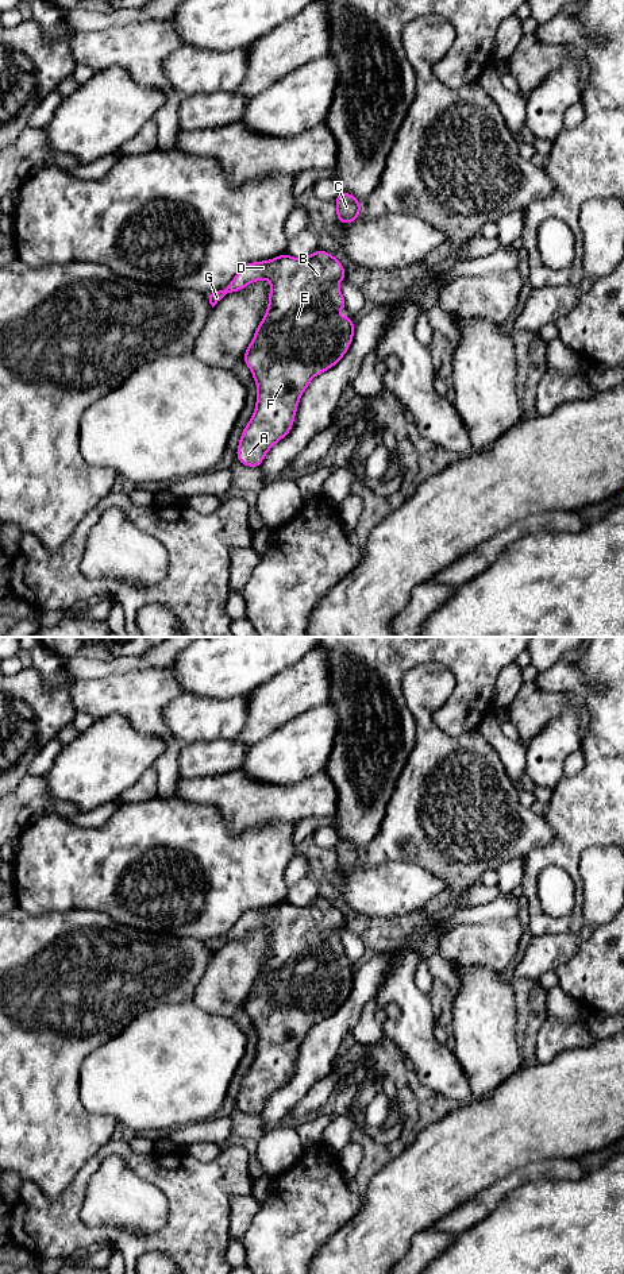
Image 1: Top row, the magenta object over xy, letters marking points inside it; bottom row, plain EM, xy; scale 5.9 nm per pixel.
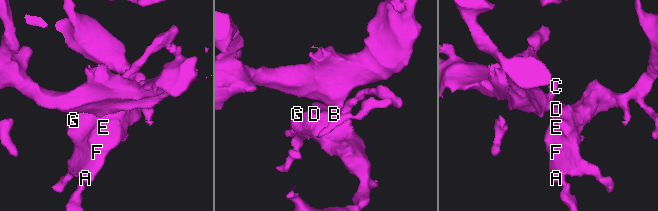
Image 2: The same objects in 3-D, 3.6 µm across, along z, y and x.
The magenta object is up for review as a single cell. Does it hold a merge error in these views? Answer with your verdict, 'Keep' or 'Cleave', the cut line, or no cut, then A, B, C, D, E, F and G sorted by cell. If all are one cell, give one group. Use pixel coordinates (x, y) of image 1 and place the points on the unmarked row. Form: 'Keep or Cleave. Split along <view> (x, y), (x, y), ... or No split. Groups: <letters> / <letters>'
Keep. No split. Groups: A B C D E F G

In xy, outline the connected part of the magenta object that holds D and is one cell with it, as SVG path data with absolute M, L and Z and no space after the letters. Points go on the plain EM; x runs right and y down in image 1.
M323 897L303 907L282 902L266 910L247 911L226 937L208 941L207 947L213 956L228 941L263 926L271 930L269 956L242 1007L258 1035L255 1059L236 1099L236 1107L249 1115L259 1115L267 1099L290 1080L301 1042L313 1024L335 1014L347 1000L355 973L353 965L335 962L336 957L348 957L338 935L338 930L346 927L346 919Z

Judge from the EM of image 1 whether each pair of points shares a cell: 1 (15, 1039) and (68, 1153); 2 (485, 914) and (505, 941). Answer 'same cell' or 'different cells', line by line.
1: same cell
2: different cells

